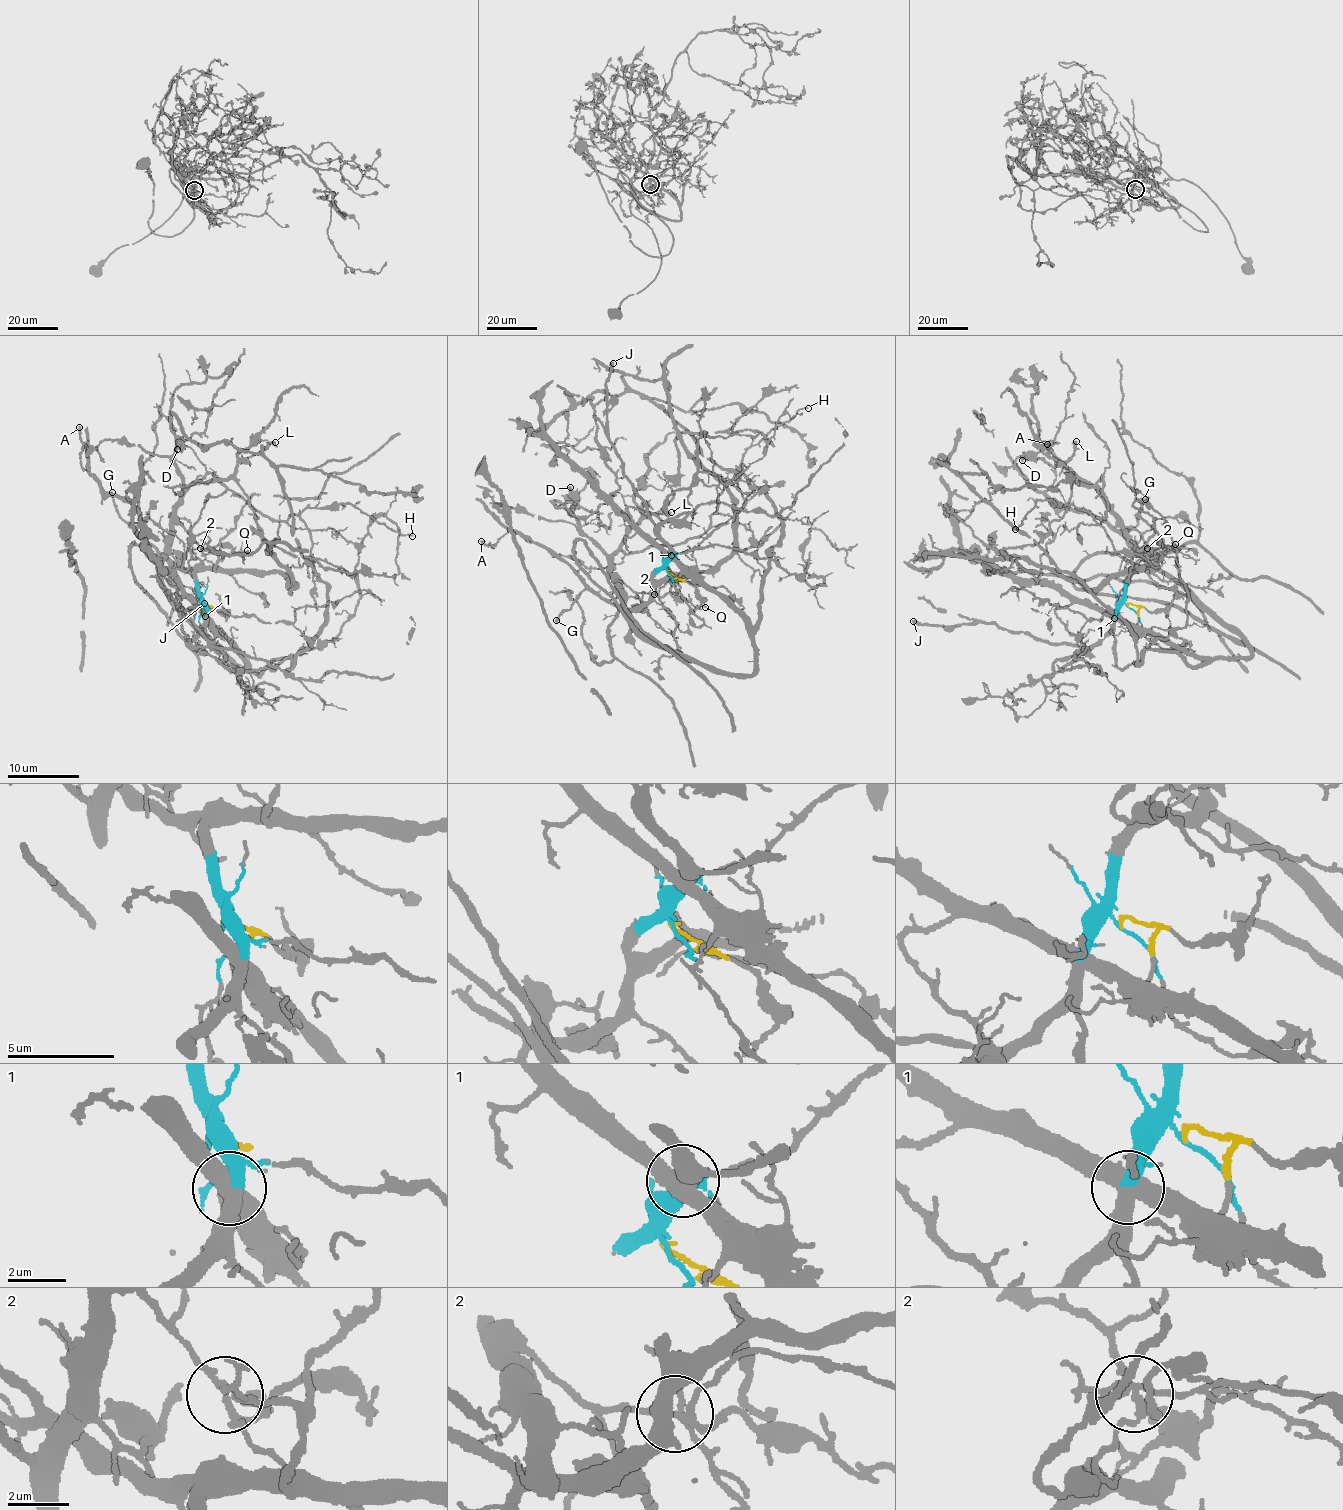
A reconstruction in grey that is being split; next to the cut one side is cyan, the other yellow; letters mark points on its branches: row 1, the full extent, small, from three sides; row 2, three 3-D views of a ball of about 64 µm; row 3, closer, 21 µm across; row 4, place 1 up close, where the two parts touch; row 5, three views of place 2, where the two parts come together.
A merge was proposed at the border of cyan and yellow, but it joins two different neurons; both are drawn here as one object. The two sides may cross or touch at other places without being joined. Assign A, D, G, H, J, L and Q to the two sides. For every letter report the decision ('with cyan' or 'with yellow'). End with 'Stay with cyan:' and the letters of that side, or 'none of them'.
A: with cyan
D: with yellow
G: with cyan
H: with yellow
J: with cyan
L: with yellow
Q: with yellow
Stay with cyan: A, G, J

